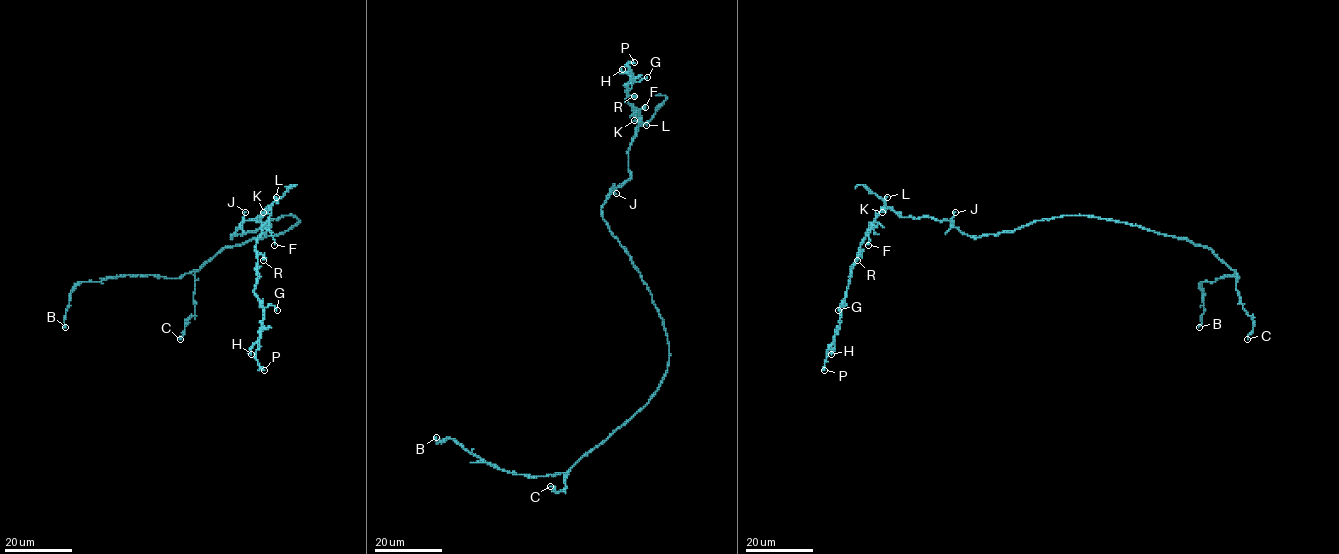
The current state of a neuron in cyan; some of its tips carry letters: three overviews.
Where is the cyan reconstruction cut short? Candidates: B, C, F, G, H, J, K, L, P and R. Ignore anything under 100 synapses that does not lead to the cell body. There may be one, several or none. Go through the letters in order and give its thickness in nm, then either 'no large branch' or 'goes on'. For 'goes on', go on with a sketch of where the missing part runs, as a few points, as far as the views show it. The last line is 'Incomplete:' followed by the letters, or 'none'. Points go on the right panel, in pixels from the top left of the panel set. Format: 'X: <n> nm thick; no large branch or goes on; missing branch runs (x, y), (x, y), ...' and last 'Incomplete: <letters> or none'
B: 150 nm thick; no large branch
C: 200 nm thick; no large branch
F: 130 nm thick; no large branch
G: 120 nm thick; no large branch
H: 360 nm thick; no large branch
J: 120 nm thick; no large branch
K: 110 nm thick; no large branch
L: 150 nm thick; no large branch
P: 150 nm thick; no large branch
R: 90 nm thick; no large branch
Incomplete: none

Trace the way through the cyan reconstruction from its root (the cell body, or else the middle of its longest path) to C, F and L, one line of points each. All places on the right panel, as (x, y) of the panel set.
C: (1061, 217), (1085, 215), (1127, 222), (1207, 246), (1236, 273), (1240, 302), (1253, 320), (1247, 339)
F: (1061, 217), (974, 237), (945, 219), (902, 217), (884, 208), (874, 220), (868, 245)
L: (1061, 217), (1033, 221), (997, 234), (974, 237), (959, 231), (945, 219), (899, 216), (886, 205), (887, 197)

